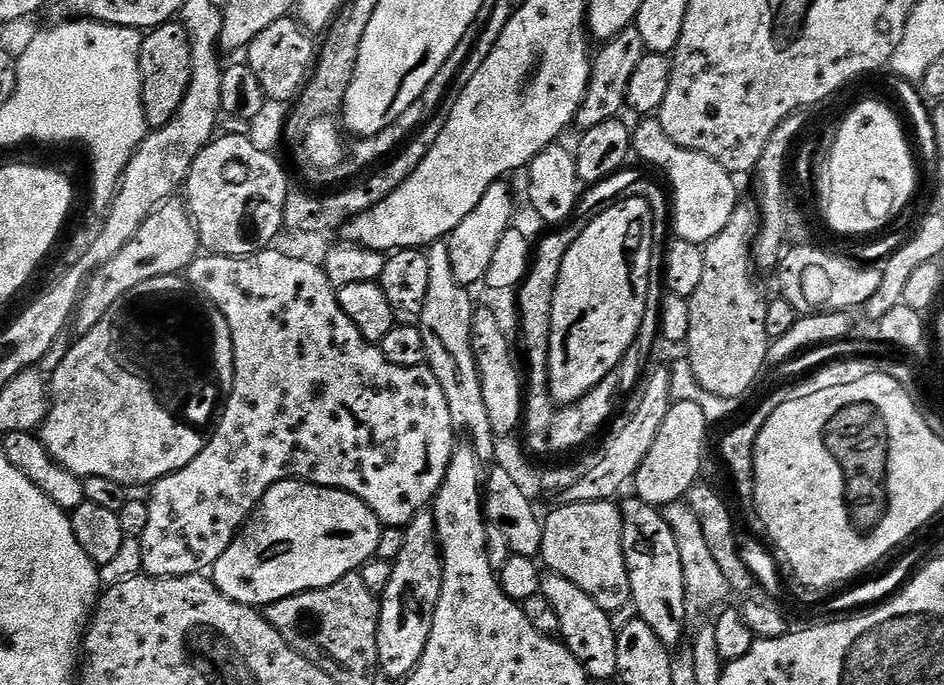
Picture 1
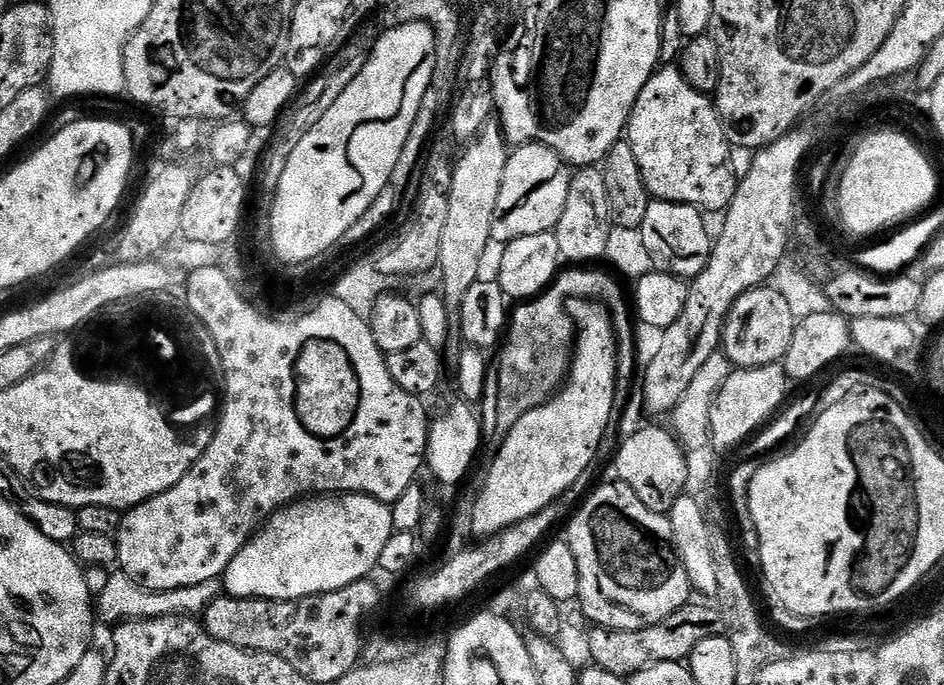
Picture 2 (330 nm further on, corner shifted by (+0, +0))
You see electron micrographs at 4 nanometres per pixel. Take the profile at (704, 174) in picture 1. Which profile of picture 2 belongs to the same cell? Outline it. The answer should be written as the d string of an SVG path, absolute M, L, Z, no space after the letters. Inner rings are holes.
M661 67L646 82L642 94L638 94L632 117L628 120L626 139L634 150L634 158L638 158L638 170L642 170L642 182L646 182L649 197L689 204L705 214L723 213L732 203L738 172L732 169L732 164L728 161L730 145L724 128L720 125L713 97L694 90L690 82L686 82L679 67Z

